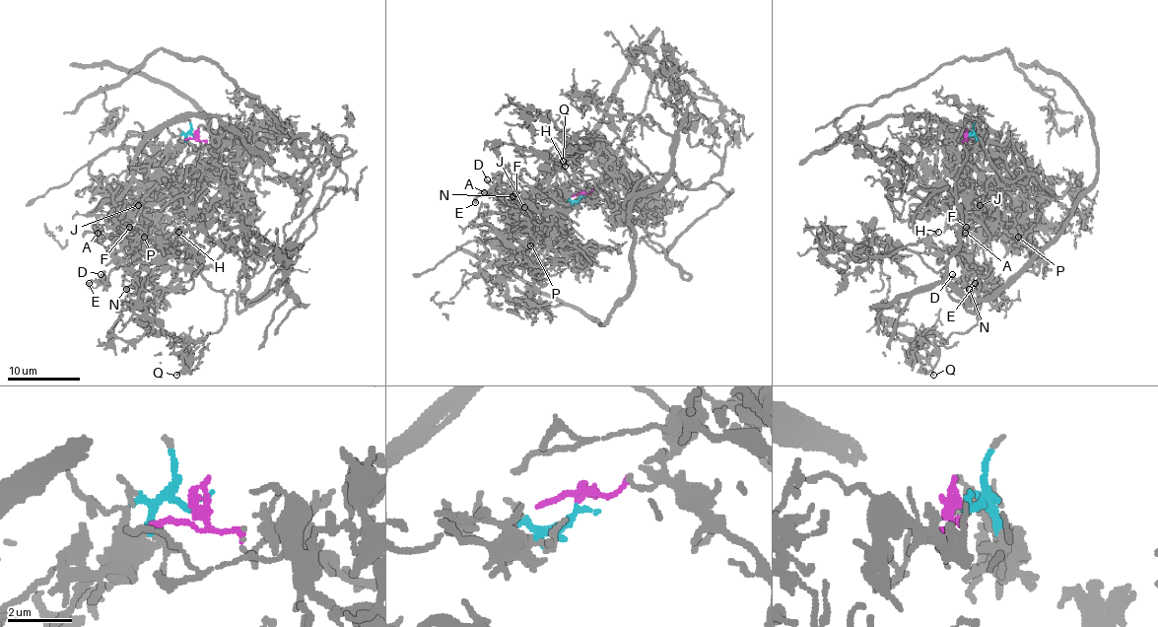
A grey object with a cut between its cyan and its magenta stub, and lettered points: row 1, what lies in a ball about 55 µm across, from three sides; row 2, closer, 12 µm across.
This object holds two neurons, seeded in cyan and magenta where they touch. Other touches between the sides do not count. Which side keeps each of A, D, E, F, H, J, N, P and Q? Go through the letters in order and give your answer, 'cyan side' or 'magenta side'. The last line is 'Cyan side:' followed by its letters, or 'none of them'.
A: cyan side
D: cyan side
E: cyan side
F: cyan side
H: magenta side
J: cyan side
N: cyan side
P: cyan side
Q: magenta side
Cyan side: A, D, E, F, J, N, P

